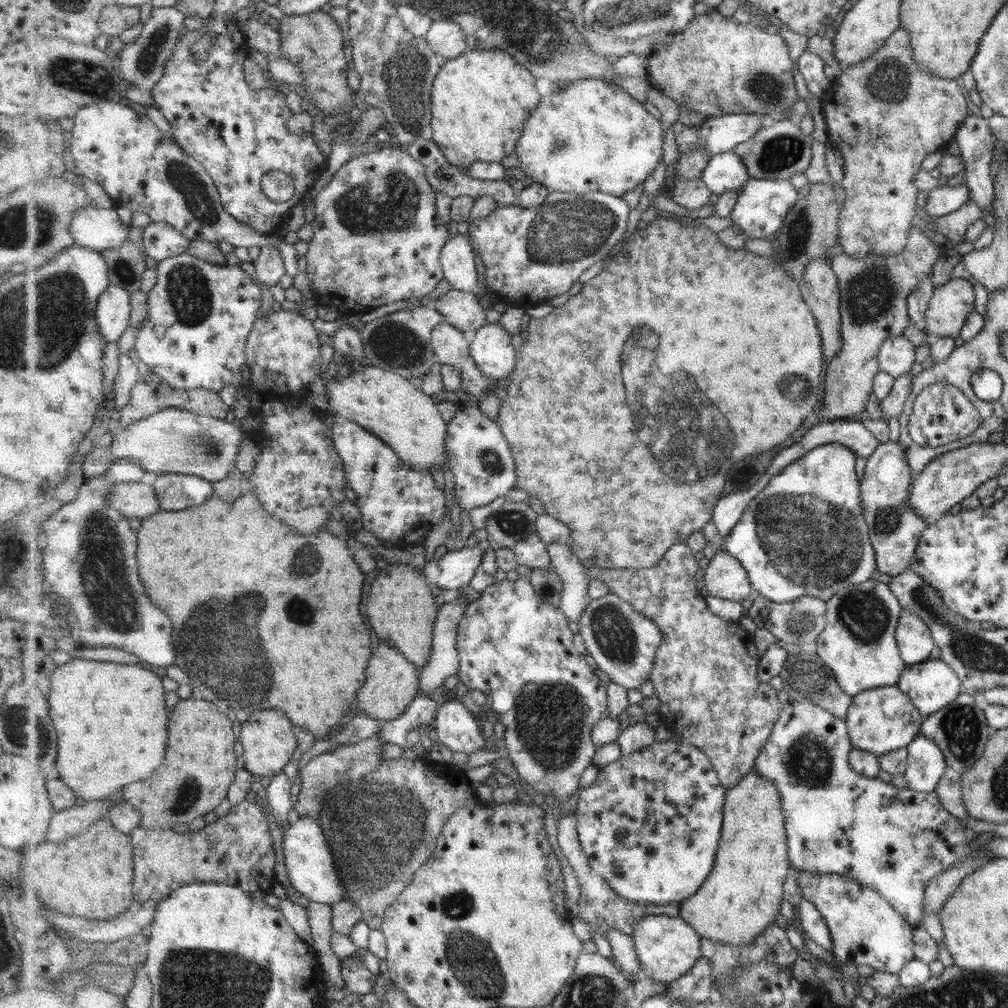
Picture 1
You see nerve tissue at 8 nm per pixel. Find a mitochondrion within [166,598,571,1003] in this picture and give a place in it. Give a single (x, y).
(381, 827)

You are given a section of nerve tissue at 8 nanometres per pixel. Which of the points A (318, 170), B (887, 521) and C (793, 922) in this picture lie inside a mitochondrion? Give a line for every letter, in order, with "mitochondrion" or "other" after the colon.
A: other
B: mitochondrion
C: other

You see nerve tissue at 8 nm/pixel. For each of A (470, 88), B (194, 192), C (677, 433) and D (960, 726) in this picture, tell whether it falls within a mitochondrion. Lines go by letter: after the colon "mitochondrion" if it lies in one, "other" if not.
A: other
B: mitochondrion
C: mitochondrion
D: mitochondrion

